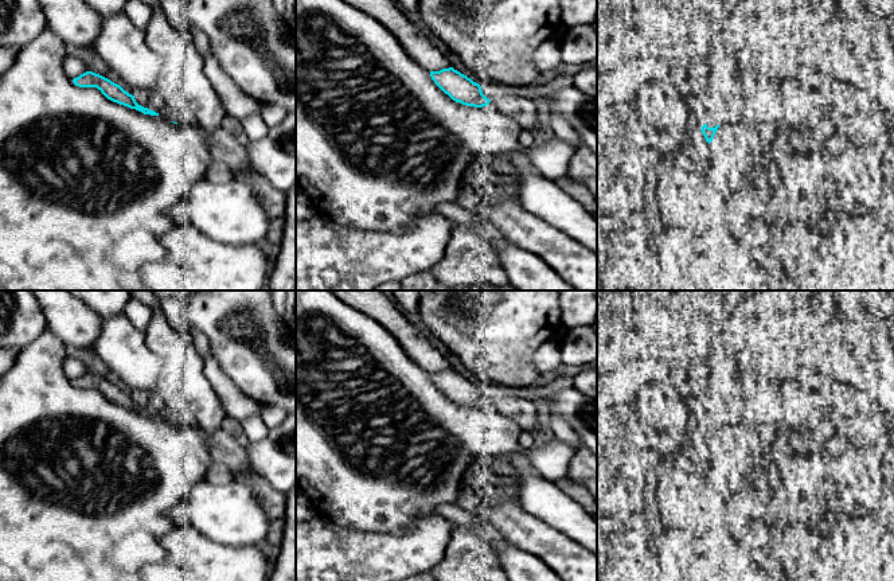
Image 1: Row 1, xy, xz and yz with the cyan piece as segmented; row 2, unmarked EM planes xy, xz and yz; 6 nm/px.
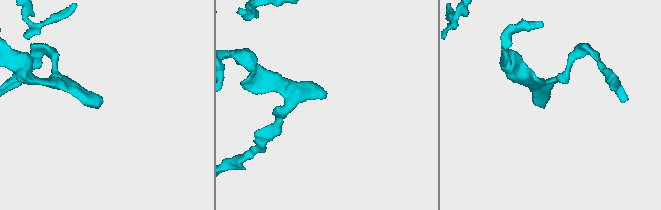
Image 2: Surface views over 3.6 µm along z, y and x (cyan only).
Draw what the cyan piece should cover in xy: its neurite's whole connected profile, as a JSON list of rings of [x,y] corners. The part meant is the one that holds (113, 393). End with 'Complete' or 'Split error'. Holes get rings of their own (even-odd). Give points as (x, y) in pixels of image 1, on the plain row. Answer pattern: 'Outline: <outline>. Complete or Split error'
Outline: [[[93,373],[81,375],[73,383],[79,389],[97,389],[108,401],[120,406],[136,410],[144,416],[159,417],[159,414],[138,406],[134,397],[125,393],[120,386]]]. Complete

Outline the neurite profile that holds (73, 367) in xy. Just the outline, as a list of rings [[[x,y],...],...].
[[[67,356],[63,363],[63,371],[70,381],[89,373],[87,367],[78,359]]]

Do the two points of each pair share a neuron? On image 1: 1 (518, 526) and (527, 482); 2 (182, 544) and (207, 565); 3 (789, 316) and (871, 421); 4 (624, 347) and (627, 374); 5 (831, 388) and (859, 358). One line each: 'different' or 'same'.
1: different
2: same
3: same
4: different
5: different

